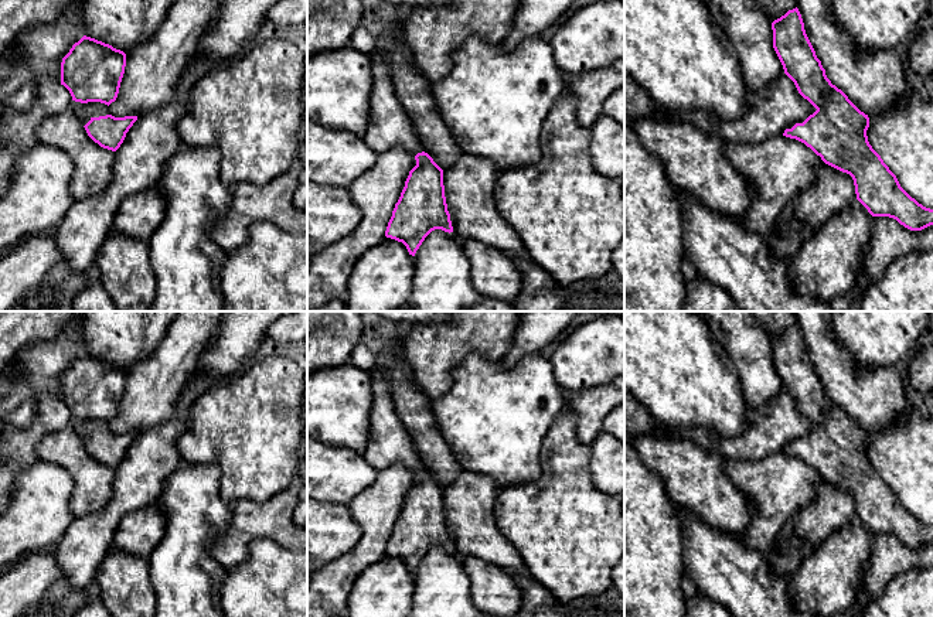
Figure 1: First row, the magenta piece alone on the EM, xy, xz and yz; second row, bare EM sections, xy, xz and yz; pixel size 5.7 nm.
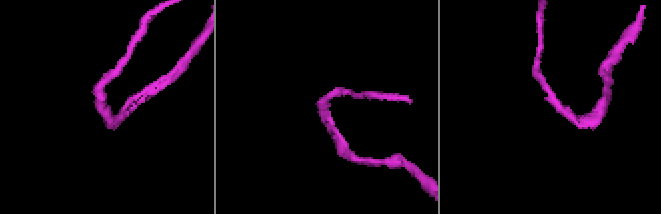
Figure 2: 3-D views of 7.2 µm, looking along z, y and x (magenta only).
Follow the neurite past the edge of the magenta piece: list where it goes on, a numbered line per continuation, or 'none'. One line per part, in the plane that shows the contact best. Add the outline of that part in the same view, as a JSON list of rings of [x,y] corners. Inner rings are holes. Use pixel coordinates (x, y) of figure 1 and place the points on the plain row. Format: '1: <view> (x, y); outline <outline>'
1: xy (92, 426); outline [[[72,417],[69,426],[78,433],[81,440],[85,443],[92,434],[110,432],[109,423],[101,419],[81,420]]]

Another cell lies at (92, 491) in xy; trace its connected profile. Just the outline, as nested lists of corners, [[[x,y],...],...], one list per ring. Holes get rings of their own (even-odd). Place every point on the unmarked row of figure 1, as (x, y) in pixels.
[[[69,425],[48,433],[37,444],[37,456],[40,461],[65,468],[74,478],[69,505],[75,518],[93,514],[110,501],[115,468],[95,460]]]

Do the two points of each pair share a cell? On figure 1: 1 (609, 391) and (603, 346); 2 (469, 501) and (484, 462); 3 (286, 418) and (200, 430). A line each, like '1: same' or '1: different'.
1: different
2: different
3: same

